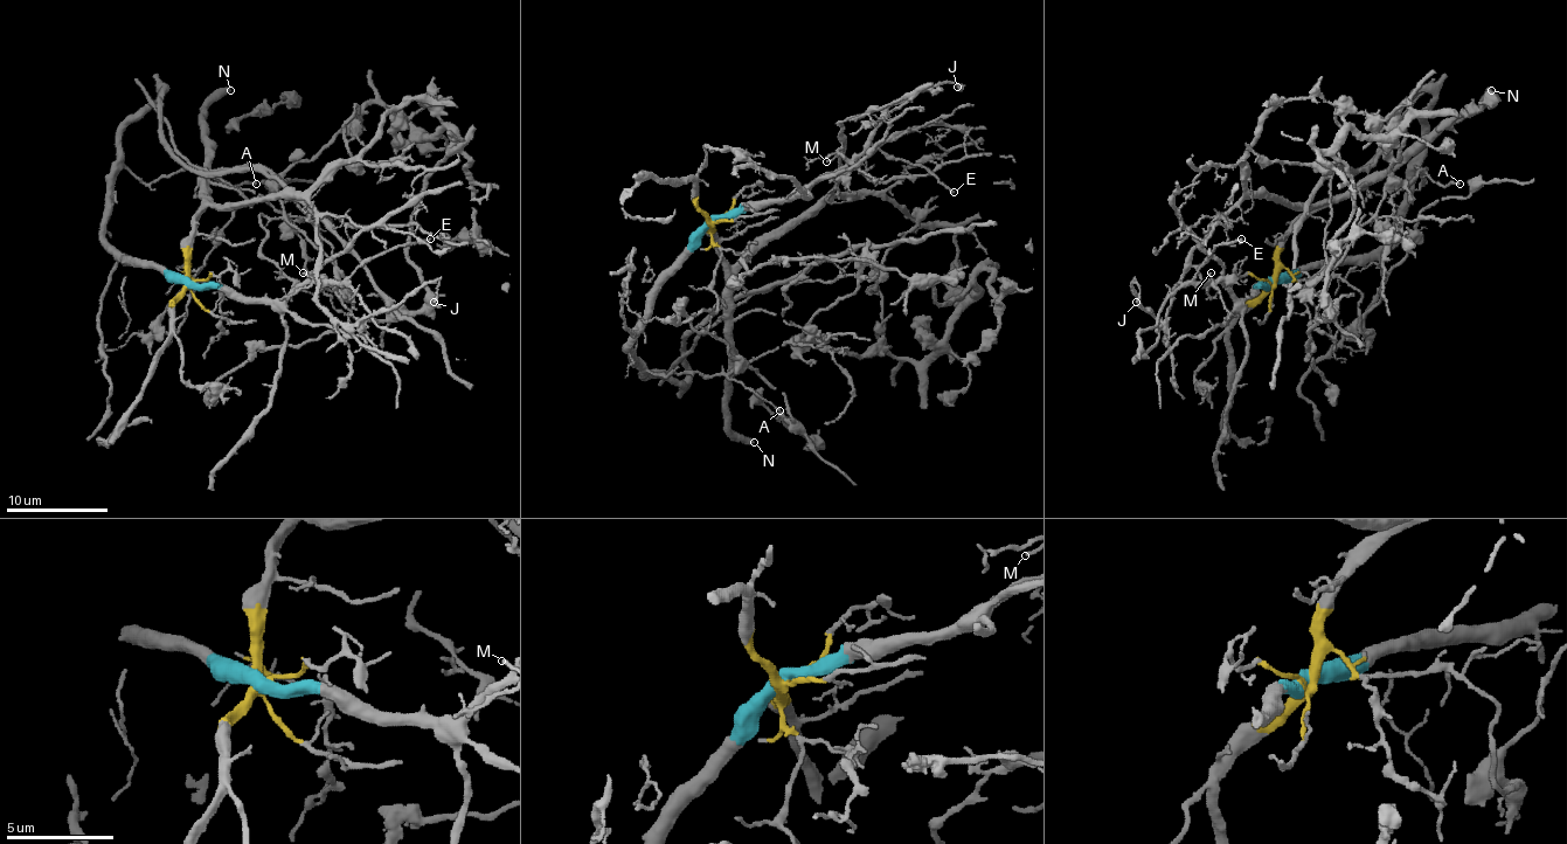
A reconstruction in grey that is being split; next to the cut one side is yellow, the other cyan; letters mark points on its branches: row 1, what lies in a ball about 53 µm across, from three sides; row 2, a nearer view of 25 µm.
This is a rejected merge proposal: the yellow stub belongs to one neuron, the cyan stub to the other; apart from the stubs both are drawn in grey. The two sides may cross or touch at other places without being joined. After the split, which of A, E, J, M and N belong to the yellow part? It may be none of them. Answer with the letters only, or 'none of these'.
J, M, N

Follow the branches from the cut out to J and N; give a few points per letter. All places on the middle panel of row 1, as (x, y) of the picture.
J: (711, 222), (716, 250), (742, 265), (836, 181), (841, 123), (933, 84), (956, 87)
N: (711, 222), (711, 237), (727, 271), (727, 423), (755, 442)

